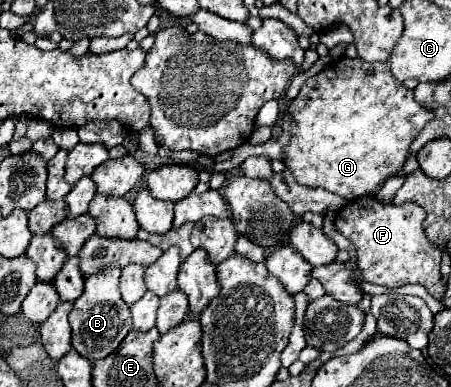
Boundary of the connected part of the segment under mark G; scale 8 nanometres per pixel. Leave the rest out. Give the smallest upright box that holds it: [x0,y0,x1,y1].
[285,56,433,200]

